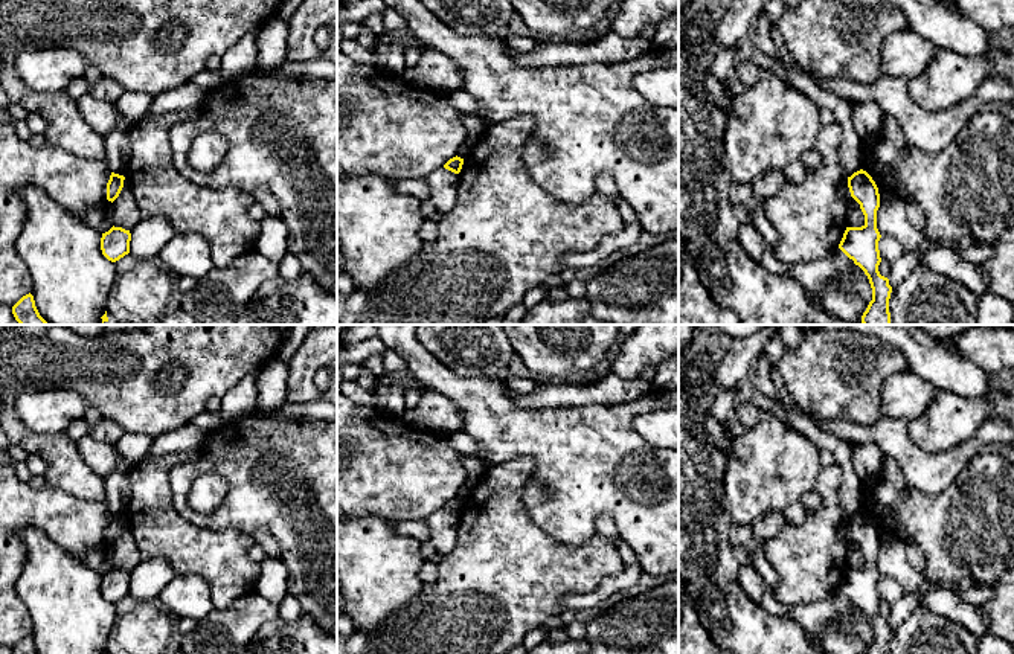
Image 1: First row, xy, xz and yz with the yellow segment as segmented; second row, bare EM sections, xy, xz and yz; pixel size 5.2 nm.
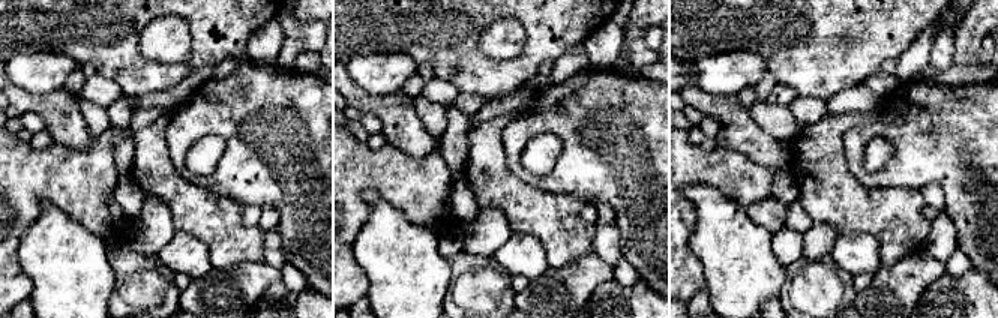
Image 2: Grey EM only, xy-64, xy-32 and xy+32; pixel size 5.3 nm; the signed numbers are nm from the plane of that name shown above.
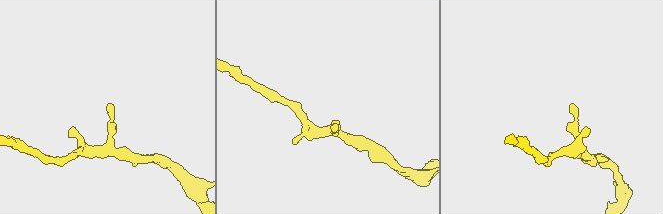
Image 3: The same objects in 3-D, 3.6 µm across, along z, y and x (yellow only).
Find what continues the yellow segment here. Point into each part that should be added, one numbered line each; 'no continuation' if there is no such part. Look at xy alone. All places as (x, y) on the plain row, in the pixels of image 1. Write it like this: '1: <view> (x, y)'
no continuation

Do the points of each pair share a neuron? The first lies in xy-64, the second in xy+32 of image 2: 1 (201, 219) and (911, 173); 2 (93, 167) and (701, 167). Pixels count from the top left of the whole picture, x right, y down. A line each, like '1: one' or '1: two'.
1: two
2: one

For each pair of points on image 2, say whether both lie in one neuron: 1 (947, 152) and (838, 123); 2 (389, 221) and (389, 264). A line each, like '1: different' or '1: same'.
1: different
2: same

